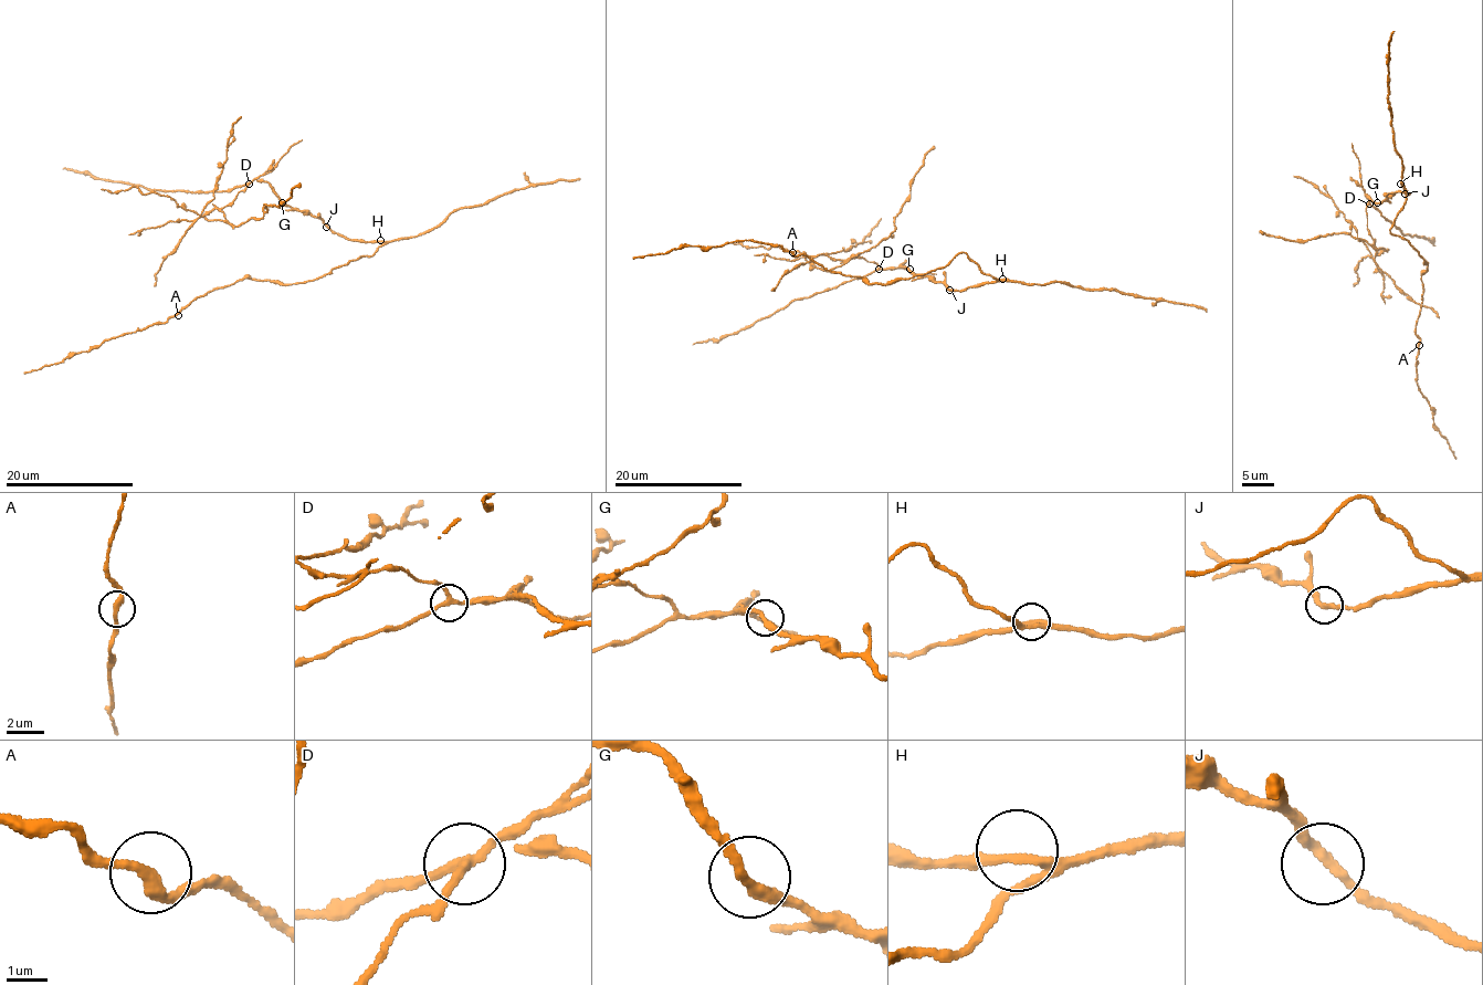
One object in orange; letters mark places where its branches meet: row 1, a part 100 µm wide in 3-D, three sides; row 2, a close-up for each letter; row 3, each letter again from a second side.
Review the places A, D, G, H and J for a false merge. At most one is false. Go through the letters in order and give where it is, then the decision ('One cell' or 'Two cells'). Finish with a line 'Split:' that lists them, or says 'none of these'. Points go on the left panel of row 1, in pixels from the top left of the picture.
A: Place: (178, 315). One cell
D: Place: (249, 184). Two cells
G: Place: (282, 202). One cell
H: Place: (380, 240). One cell
J: Place: (326, 227). One cell
Split: D

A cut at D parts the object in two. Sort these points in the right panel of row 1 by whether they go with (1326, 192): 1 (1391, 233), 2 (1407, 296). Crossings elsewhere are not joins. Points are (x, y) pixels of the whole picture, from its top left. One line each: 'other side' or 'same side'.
1: other side
2: same side

